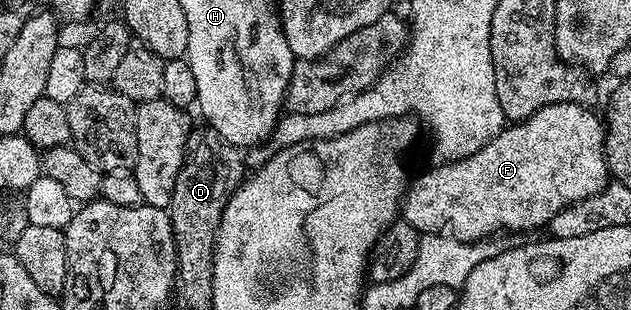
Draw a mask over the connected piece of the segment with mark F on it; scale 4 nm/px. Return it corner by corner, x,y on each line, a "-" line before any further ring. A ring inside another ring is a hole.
559,103
558,105
546,105
542,109
538,109
538,113
534,113
528,119
521,119
513,122
511,125
505,126
503,131
497,133
496,136
482,149
478,149
478,153
474,153
465,159
456,159
453,161
444,161
433,171
428,171
425,175
420,175
416,180
407,184
404,198
402,200
402,219
403,222
409,223
417,233
421,236
425,235
445,235
451,239
457,239
463,243
477,243
479,239
492,239
496,237
499,231
532,231
535,227
541,229
547,228
548,222
564,207
568,207
571,203
578,201
586,201
586,197
594,197
594,193
598,193
602,188
608,186
610,182
610,172
608,162
604,156
604,133
605,124
596,116
597,112
590,107
583,107
577,103

